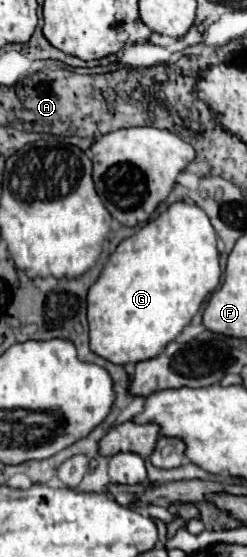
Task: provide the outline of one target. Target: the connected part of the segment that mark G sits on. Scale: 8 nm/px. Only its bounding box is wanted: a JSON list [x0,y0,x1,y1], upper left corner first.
[86,202,220,364]

